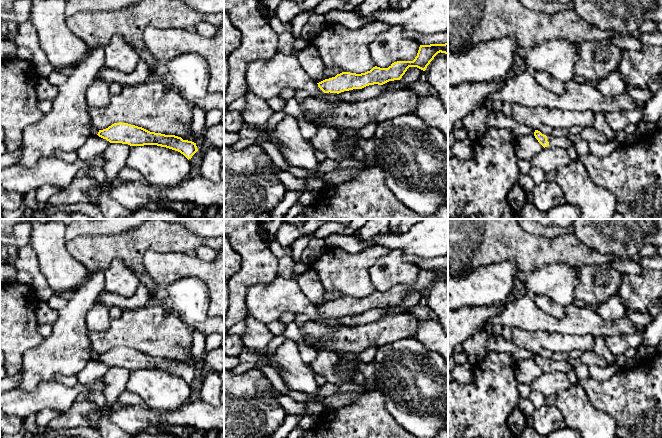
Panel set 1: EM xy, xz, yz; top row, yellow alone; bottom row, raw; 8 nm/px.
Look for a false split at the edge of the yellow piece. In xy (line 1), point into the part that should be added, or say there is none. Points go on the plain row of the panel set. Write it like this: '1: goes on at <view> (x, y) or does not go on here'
1: does not go on here

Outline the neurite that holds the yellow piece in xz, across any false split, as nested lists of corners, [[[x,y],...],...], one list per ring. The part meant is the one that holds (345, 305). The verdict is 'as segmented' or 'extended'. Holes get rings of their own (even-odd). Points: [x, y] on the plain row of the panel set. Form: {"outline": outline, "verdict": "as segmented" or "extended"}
{"outline": [[[448,267],[420,269],[417,280],[413,285],[397,285],[388,292],[375,290],[370,295],[361,298],[342,296],[335,301],[317,307],[318,311],[328,318],[326,322],[321,318],[317,322],[326,326],[336,326],[338,318],[341,316],[400,304],[409,291],[417,291],[425,295],[430,286],[440,276],[448,279]]], "verdict": "extended"}

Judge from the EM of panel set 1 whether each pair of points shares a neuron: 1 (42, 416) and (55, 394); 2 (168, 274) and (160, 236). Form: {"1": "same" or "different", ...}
{"1": "different", "2": "different"}

